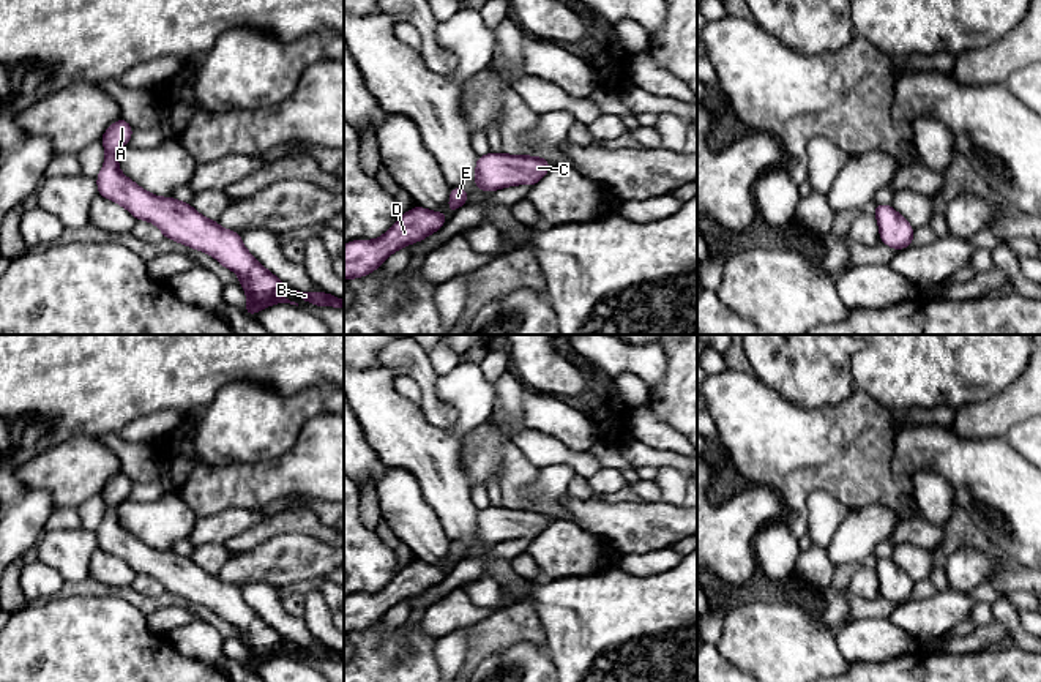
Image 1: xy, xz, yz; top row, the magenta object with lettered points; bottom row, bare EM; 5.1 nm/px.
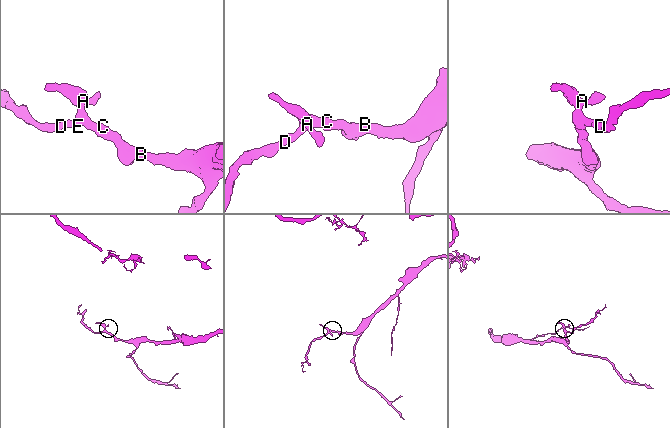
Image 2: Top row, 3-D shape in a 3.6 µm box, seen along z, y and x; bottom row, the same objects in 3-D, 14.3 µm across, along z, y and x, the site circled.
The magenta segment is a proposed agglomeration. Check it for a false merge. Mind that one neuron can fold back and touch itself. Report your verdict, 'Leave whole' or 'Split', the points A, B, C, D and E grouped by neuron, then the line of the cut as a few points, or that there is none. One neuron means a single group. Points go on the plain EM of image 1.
Leave whole. Groups: A B C D E. No split

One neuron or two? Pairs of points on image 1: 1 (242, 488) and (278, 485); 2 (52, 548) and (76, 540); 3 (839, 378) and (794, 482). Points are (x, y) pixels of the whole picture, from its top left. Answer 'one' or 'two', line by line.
1: one
2: one
3: two

